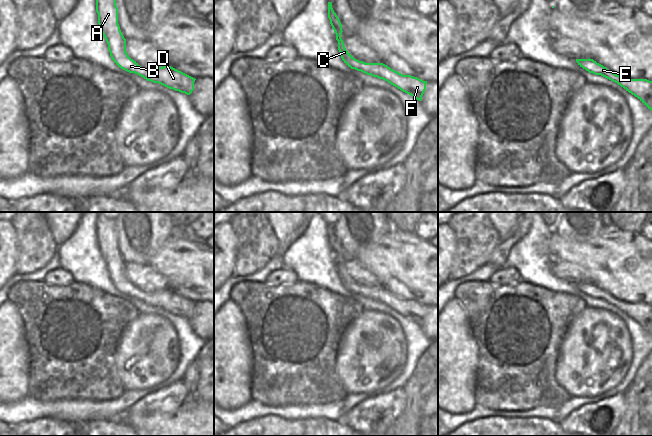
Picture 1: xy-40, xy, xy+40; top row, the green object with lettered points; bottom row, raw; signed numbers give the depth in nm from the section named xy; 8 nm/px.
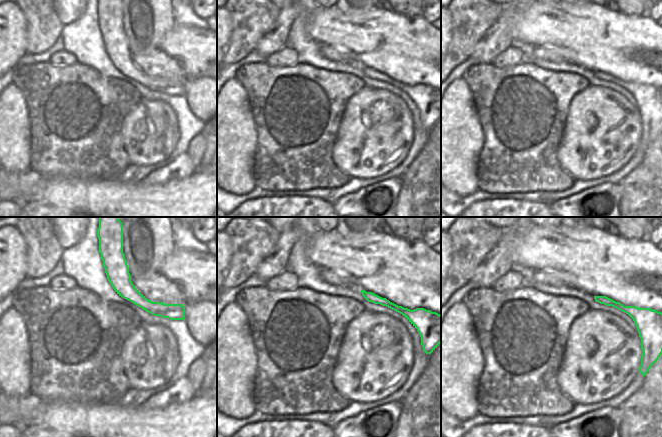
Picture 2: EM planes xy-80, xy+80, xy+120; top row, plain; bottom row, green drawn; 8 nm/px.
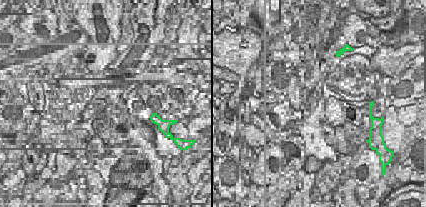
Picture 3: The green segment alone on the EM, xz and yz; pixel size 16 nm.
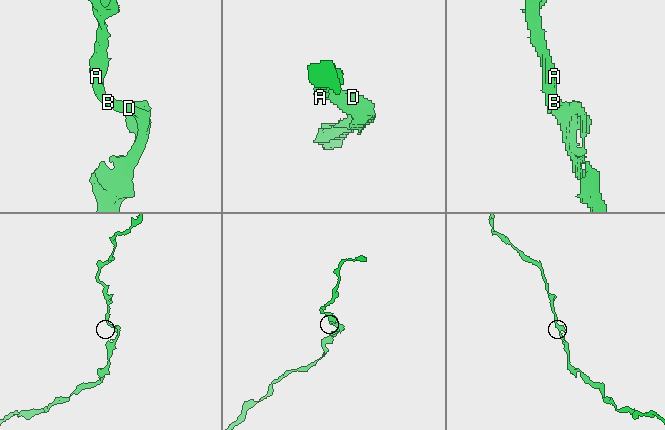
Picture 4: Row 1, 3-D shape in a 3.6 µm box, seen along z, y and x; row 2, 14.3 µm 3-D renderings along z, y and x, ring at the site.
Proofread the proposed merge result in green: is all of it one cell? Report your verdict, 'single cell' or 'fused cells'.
single cell

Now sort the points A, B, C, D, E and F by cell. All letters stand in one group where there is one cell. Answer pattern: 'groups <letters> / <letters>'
groups A B C D E F

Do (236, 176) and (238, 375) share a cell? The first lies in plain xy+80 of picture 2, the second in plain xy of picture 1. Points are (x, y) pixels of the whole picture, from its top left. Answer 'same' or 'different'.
same

